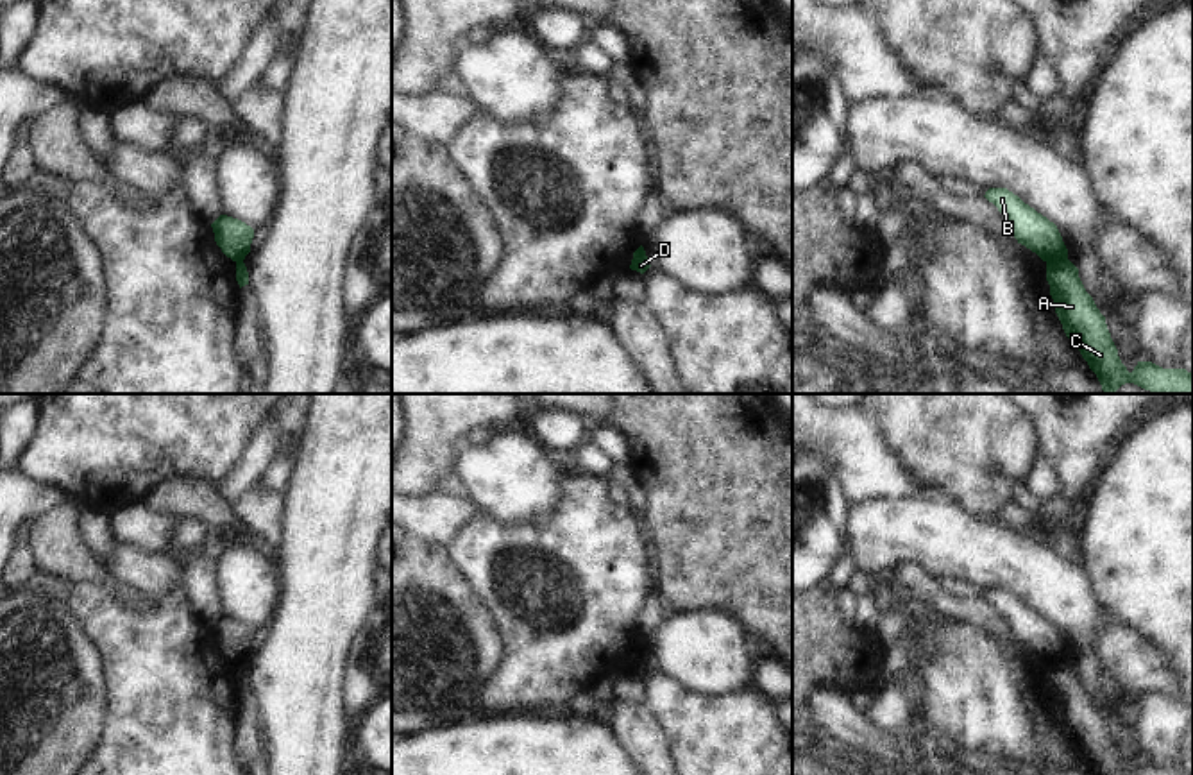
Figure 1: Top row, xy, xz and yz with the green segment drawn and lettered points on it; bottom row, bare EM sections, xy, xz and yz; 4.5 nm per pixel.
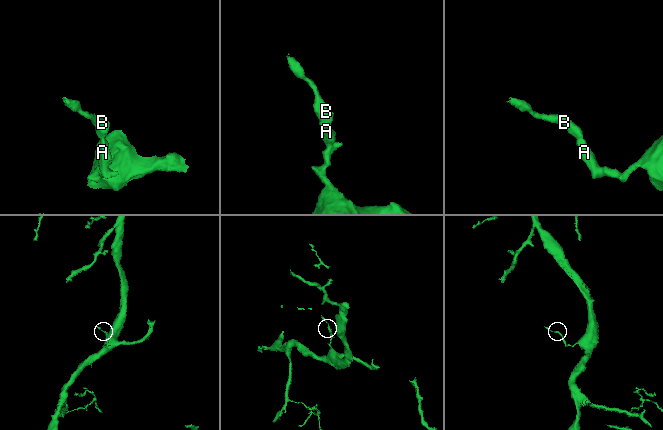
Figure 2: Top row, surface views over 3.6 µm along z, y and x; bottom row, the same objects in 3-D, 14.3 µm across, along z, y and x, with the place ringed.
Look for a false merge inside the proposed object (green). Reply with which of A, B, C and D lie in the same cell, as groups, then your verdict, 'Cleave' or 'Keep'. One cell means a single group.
Groups: A C D / B. Cleave

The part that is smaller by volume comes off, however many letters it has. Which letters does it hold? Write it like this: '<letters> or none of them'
B

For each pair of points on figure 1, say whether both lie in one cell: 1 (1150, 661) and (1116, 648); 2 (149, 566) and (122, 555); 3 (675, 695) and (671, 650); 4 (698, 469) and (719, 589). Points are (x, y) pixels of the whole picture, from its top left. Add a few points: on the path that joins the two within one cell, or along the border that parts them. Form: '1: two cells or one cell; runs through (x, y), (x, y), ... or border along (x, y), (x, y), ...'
1: one cell; runs through (1142, 661), (1131, 661), (1125, 655)
2: one cell; runs through (142, 566), (129, 562)
3: two cells; border along (651, 666), (685, 688), (712, 697)
4: one cell; runs through (719, 500), (719, 559)

